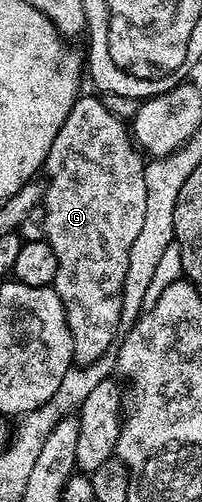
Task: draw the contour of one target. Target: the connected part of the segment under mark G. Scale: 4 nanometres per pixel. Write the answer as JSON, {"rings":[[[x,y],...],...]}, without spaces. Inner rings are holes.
{"rings":[[[84,94],[73,103],[59,133],[51,141],[43,168],[44,174],[49,174],[49,180],[43,183],[44,240],[51,245],[51,249],[55,249],[57,262],[51,286],[65,302],[67,325],[73,342],[73,361],[77,365],[90,363],[108,354],[122,330],[127,257],[131,257],[131,245],[135,245],[135,237],[139,237],[139,229],[147,213],[146,160],[133,142],[126,122],[109,111],[100,96],[94,96]]]}

